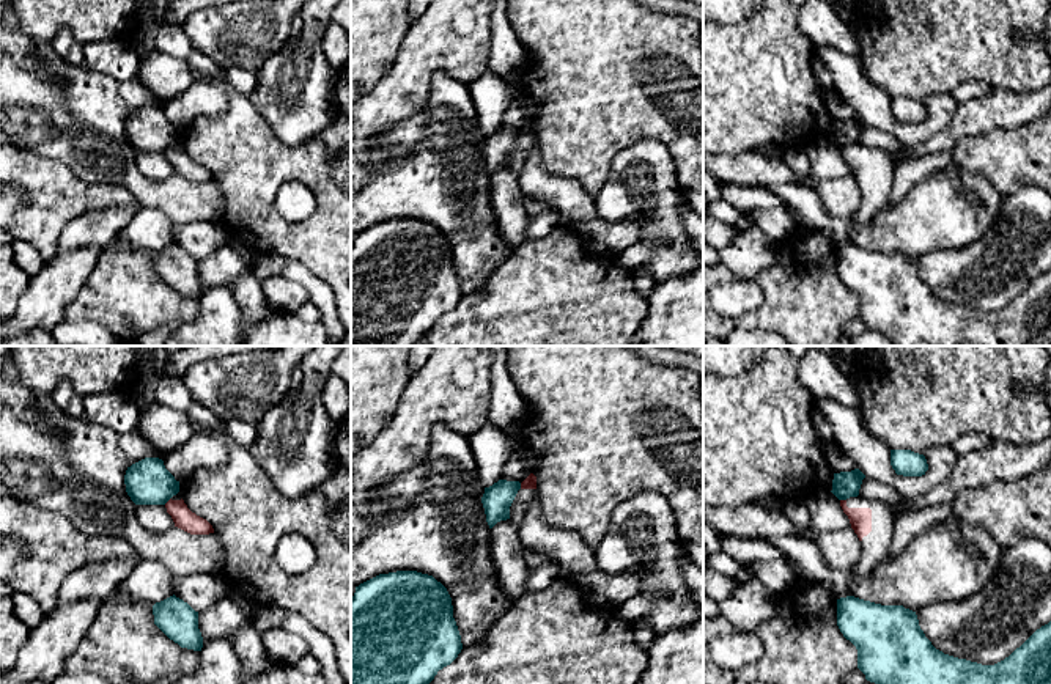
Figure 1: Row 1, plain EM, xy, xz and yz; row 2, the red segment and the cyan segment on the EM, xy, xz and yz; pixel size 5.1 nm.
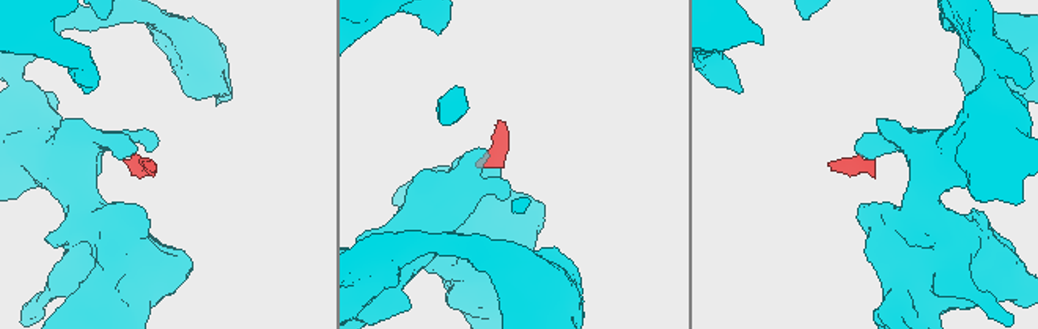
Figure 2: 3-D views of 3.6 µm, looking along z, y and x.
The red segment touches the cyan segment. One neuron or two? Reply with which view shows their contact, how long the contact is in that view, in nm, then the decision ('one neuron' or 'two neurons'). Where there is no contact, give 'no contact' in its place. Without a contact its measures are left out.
contact in xy; length 50 nm; two neurons

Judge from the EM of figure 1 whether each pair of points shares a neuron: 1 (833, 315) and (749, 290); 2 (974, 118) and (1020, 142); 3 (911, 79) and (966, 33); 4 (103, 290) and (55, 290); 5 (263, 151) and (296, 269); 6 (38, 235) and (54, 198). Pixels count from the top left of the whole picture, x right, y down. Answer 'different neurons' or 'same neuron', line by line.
1: different neurons
2: different neurons
3: same neuron
4: different neurons
5: different neurons
6: same neuron

